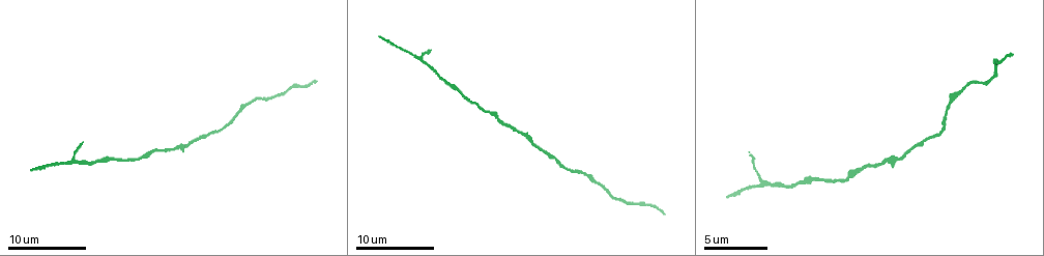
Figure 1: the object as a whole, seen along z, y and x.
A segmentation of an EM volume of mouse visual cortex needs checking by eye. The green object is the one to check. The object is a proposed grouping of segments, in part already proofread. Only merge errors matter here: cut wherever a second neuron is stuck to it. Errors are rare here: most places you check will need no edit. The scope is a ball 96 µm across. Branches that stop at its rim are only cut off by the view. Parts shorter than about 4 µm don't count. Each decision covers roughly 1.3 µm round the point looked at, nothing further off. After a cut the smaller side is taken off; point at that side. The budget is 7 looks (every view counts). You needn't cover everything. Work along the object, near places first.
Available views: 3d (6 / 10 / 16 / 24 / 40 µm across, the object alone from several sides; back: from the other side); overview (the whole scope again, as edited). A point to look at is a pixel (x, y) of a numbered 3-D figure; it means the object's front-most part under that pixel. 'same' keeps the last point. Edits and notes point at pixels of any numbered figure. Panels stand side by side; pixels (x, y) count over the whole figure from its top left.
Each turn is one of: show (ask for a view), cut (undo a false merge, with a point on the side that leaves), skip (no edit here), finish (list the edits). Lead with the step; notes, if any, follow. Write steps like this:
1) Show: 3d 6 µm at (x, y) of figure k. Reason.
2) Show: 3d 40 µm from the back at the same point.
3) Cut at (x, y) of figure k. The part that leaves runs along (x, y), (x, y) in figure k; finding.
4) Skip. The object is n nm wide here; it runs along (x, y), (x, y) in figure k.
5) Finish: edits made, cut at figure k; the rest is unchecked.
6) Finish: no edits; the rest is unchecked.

Show: 3d 6 µm at (232, 118) of figure 1. A narrow waist.

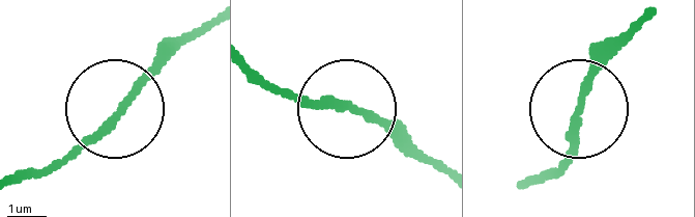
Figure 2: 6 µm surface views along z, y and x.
Skip. It runs along (250, 65), (289, 92), (348, 105), (405, 155) in figure 2; all the same neuron.

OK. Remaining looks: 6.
Show: 3d 10 µm at (112, 160) of figure 1. Sudden change in width.

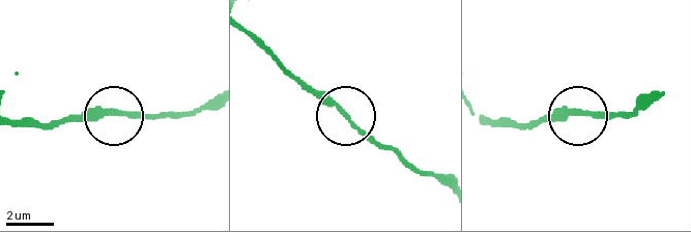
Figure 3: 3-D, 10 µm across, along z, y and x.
Skip. It runs along (210, 104), (193, 113), (80, 113), (64, 119) in figure 3; one neuron here.

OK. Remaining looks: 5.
Show: 3d 10 µm at (70, 161) of figure 1. Three-way junction.

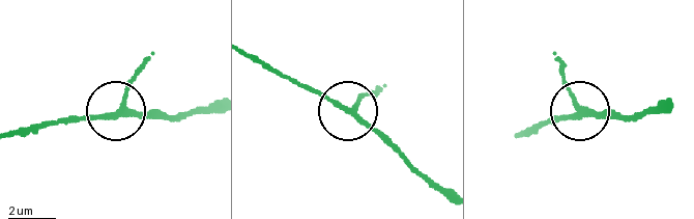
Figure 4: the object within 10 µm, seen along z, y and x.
Skip. It runs along (213, 105), (166, 117), (66, 117) in figure 4; one neuron here.

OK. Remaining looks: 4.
Finish: no edits; the rest is unchecked.

